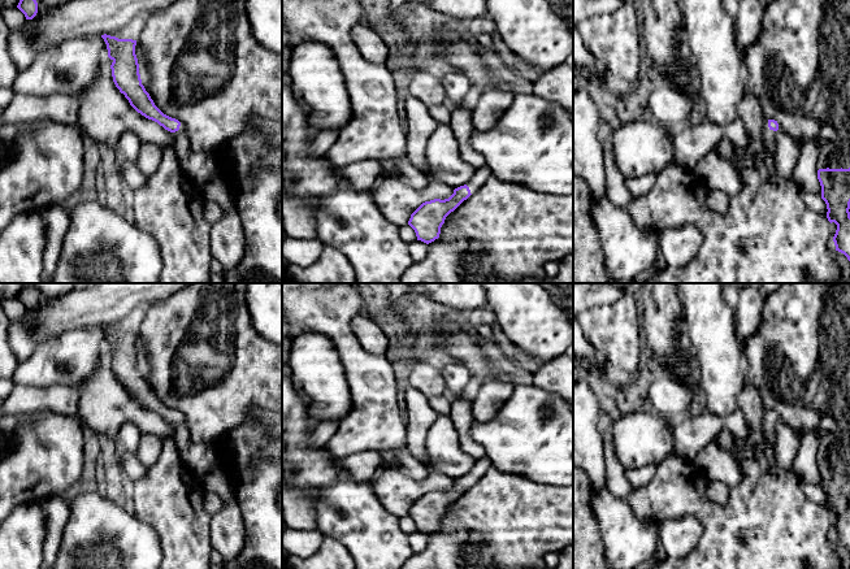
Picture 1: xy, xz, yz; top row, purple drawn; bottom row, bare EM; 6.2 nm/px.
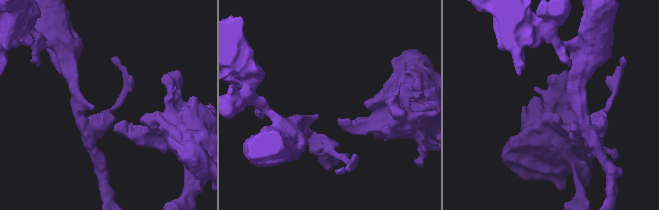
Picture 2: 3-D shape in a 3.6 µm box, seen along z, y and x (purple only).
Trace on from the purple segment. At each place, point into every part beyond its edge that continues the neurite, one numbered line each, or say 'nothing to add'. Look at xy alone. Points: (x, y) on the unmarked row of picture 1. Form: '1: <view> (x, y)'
1: xy (181, 430)

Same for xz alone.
1: xz (481, 465)

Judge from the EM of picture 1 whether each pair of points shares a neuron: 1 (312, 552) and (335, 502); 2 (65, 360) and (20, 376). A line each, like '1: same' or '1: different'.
1: different
2: same

